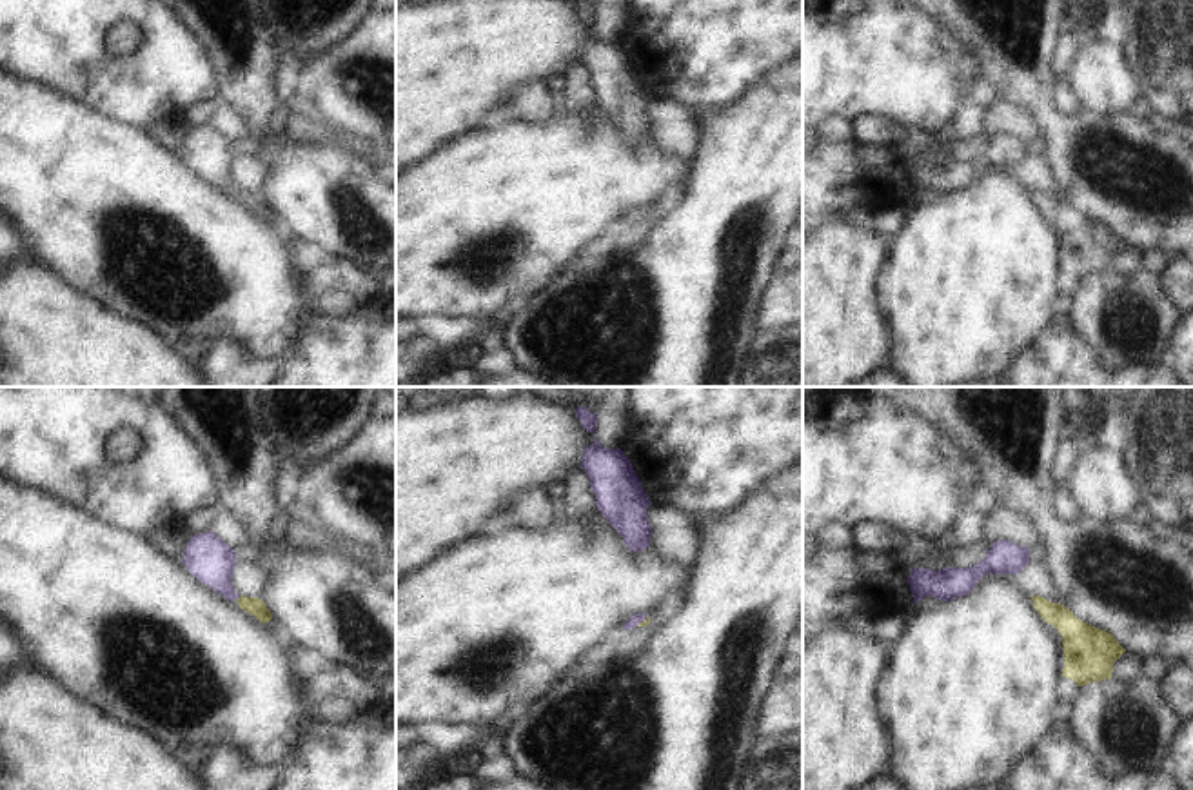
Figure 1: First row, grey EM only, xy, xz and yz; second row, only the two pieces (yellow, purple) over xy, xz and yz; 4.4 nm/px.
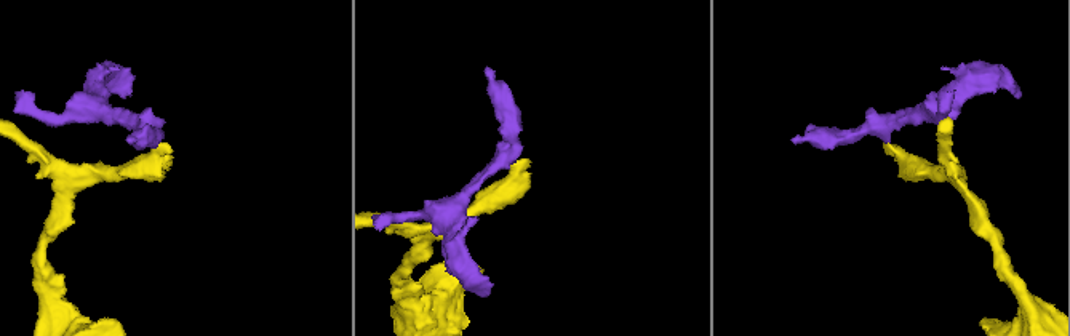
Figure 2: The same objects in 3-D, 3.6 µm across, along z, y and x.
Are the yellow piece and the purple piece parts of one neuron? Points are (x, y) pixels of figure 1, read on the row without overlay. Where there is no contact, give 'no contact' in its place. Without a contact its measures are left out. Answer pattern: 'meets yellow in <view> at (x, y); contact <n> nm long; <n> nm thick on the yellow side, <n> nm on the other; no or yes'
meets yellow in xy at (238, 191); contact 40 nm long; 80 nm thick on the yellow side, 200 nm on the other; yes

